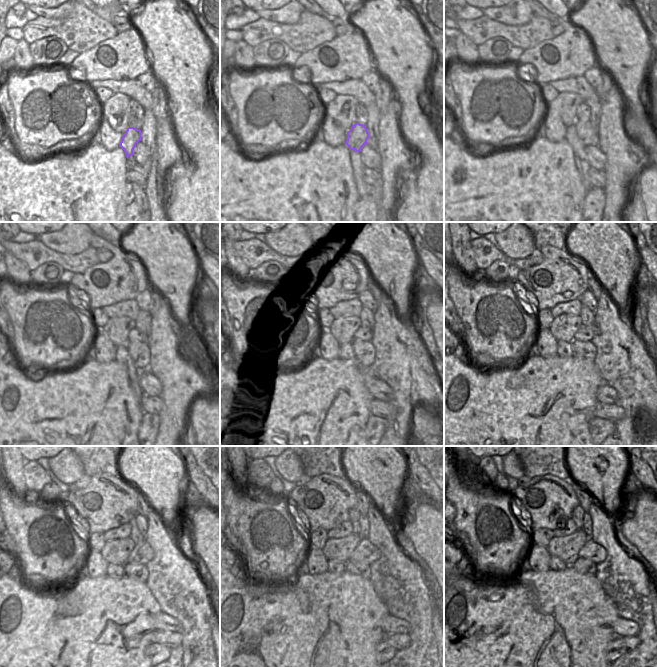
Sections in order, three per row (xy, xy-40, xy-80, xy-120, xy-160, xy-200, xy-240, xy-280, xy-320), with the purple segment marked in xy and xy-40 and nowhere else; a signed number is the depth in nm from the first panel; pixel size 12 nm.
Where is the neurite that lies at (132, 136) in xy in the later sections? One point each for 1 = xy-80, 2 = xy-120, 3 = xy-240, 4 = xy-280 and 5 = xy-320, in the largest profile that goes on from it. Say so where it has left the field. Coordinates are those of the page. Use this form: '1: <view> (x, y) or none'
1: xy-80 (585, 131)
2: xy-120 (139, 352)
3: xy-240 (139, 572)
4: xy-280 (363, 570)
5: xy-320 (584, 566)

